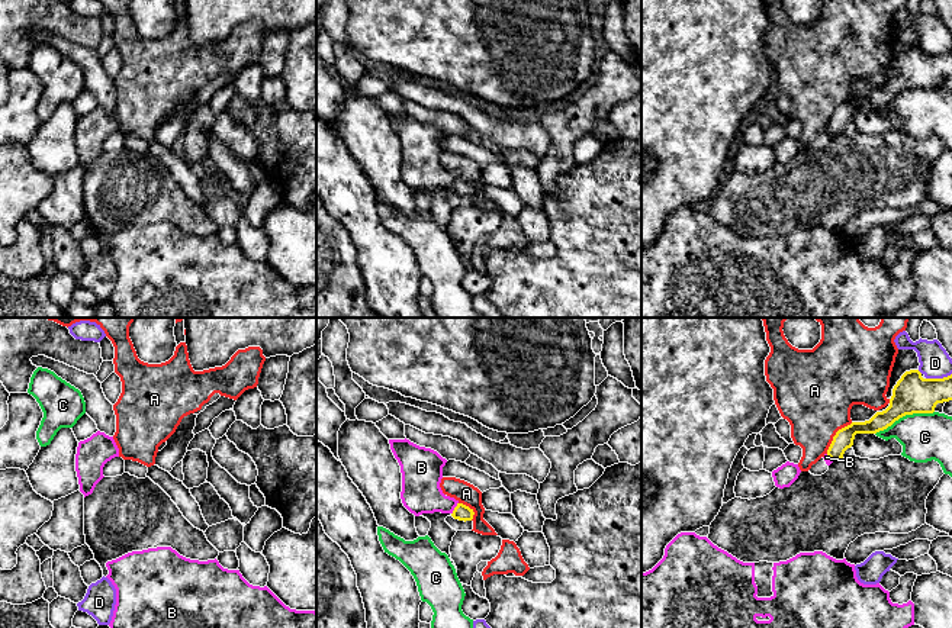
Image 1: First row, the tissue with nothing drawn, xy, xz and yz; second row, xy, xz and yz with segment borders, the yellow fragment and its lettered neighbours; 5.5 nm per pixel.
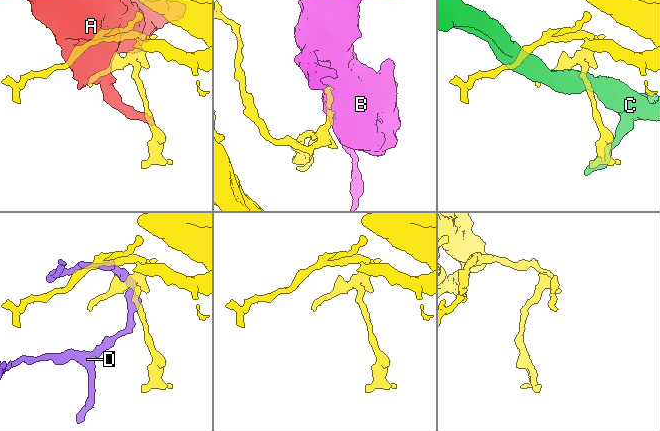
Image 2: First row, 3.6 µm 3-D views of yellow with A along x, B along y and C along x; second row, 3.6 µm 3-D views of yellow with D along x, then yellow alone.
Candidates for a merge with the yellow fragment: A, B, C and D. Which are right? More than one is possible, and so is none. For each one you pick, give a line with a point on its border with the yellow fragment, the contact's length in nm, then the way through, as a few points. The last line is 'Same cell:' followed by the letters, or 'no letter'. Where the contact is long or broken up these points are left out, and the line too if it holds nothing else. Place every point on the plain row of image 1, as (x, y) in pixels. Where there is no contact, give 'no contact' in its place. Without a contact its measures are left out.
Same cell: no letter

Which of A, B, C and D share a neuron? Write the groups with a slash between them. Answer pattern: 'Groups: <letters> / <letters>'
Groups: A / B / C / D

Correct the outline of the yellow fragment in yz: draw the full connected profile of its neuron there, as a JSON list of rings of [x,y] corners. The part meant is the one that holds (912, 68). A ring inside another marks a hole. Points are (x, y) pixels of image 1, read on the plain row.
[[[919,45],[906,46],[892,64],[890,81],[869,96],[852,97],[839,104],[827,125],[832,136],[843,133],[856,109],[877,109],[895,96],[913,88],[933,88],[937,78],[952,75],[952,49],[943,54],[923,54]]]

